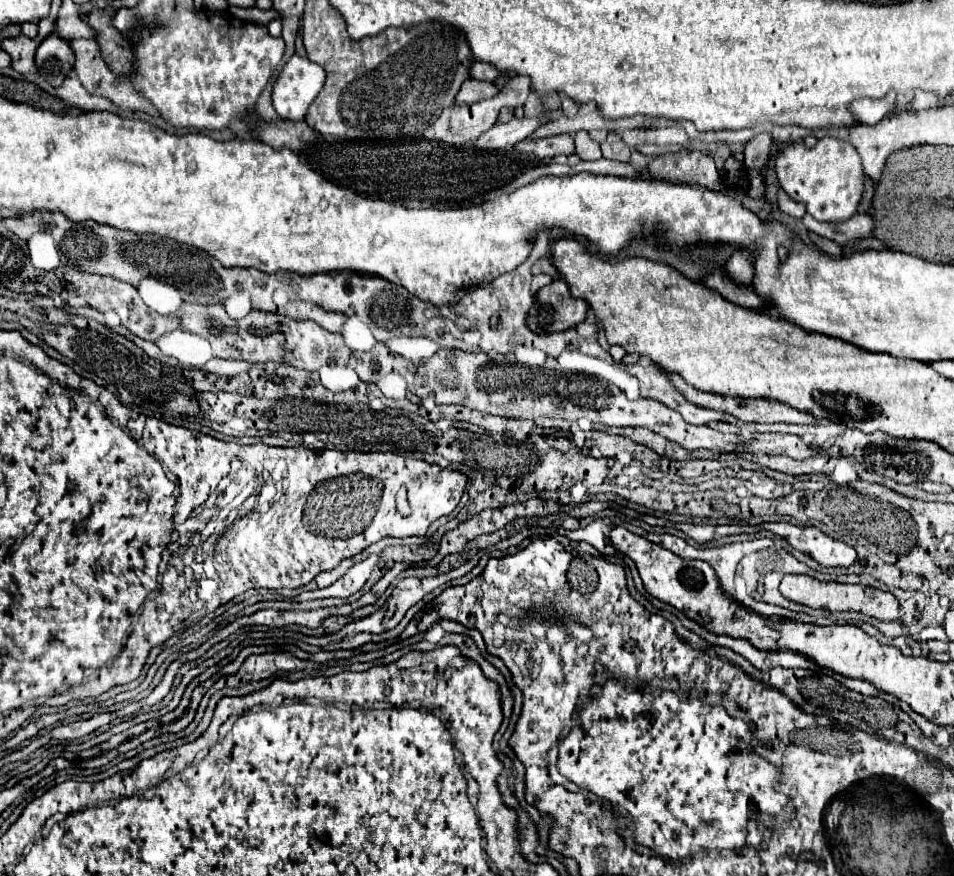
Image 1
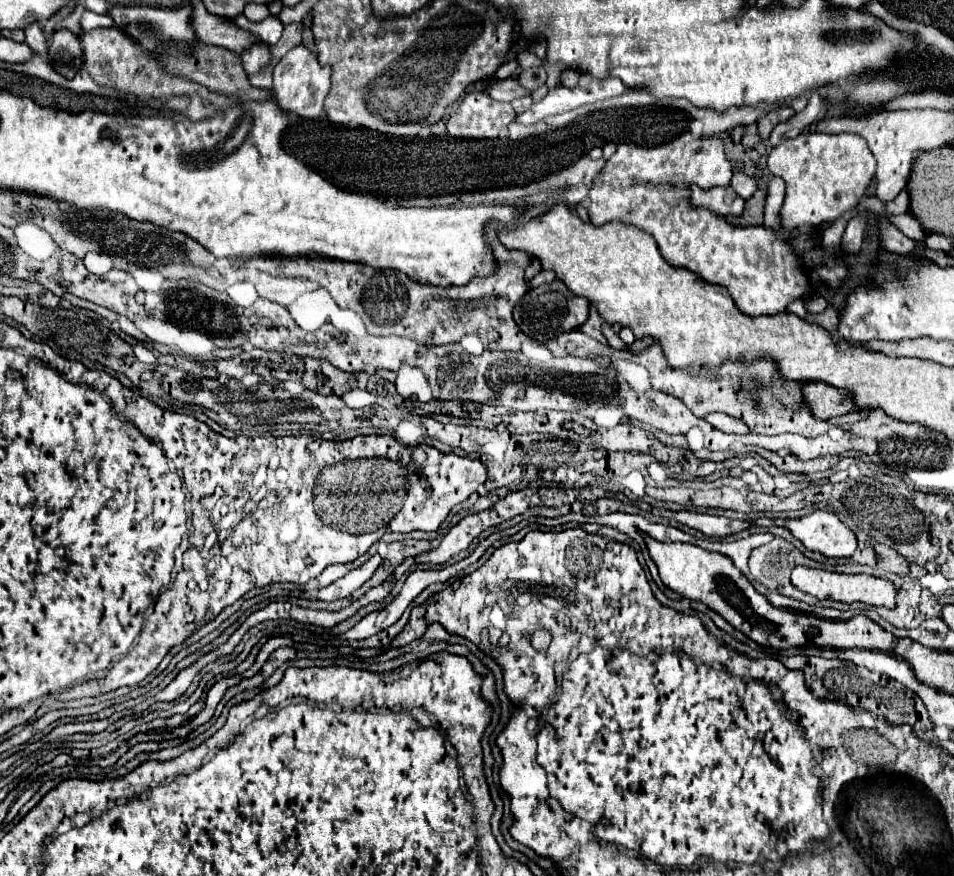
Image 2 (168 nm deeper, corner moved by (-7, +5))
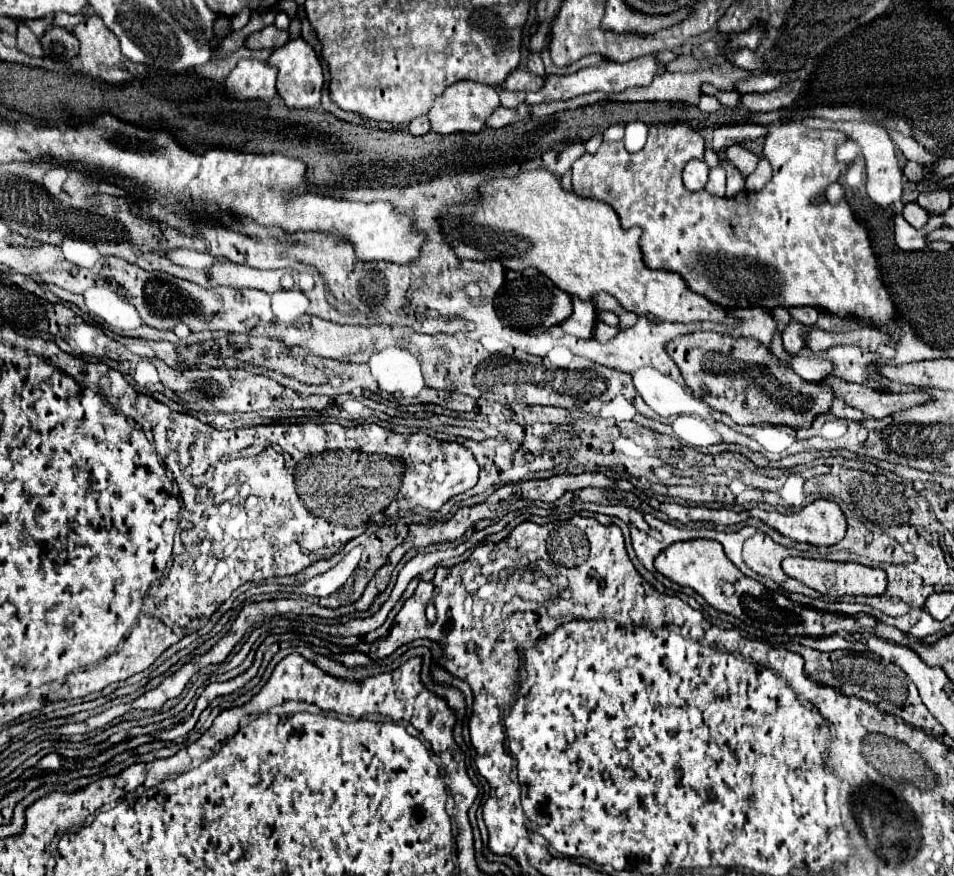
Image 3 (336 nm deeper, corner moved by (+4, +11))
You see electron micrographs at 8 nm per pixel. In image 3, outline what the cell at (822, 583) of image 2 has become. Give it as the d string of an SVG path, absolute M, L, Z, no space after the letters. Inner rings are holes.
M786 557L782 569L788 577L802 581L822 595L842 597L842 595L882 595L888 585L886 571L864 567L858 563L840 563L840 561L822 561L822 559L804 559L804 557Z

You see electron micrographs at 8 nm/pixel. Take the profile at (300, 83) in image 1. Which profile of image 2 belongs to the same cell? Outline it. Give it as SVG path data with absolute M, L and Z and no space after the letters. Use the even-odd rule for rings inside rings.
M297 45L273 69L273 83L275 83L273 91L275 91L275 97L279 99L277 103L285 111L297 113L299 117L319 119L323 117L323 99L331 85L329 77L331 77L331 67L319 65L317 57L305 45Z

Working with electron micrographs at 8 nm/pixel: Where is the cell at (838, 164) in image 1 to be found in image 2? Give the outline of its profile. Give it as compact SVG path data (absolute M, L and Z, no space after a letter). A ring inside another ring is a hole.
M689 133L659 145L659 147L637 147L633 143L621 143L617 151L607 159L607 165L597 177L593 189L589 191L589 217L593 225L603 225L611 221L631 223L637 229L647 231L657 241L661 255L669 259L675 267L685 267L699 273L705 281L717 283L729 289L737 307L747 315L777 315L787 309L795 297L807 297L807 283L829 281L837 287L847 271L843 263L835 261L833 251L823 251L819 227L821 223L835 221L845 213L853 211L865 197L865 189L875 177L875 157L871 155L867 141L853 133L799 133L793 139L785 139L781 145L773 147L767 159L767 167L773 175L785 181L787 195L780 210L780 227L777 235L765 227L733 227L725 223L723 217L689 205L689 193L685 187L699 185L699 173L703 171L731 171L731 163L723 153L721 137L701 137L695 139Z

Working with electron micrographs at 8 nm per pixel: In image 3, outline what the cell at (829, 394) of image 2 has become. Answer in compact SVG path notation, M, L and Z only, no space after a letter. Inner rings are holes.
M828 377L822 383L828 383L836 397L846 399L846 403L850 403L852 407L858 407L860 411L874 415L876 419L888 417L896 411L904 411L910 409L914 405L924 405L932 401L930 393L886 393L886 391L874 391L866 385L858 385L858 383L848 383L842 381L838 377Z

